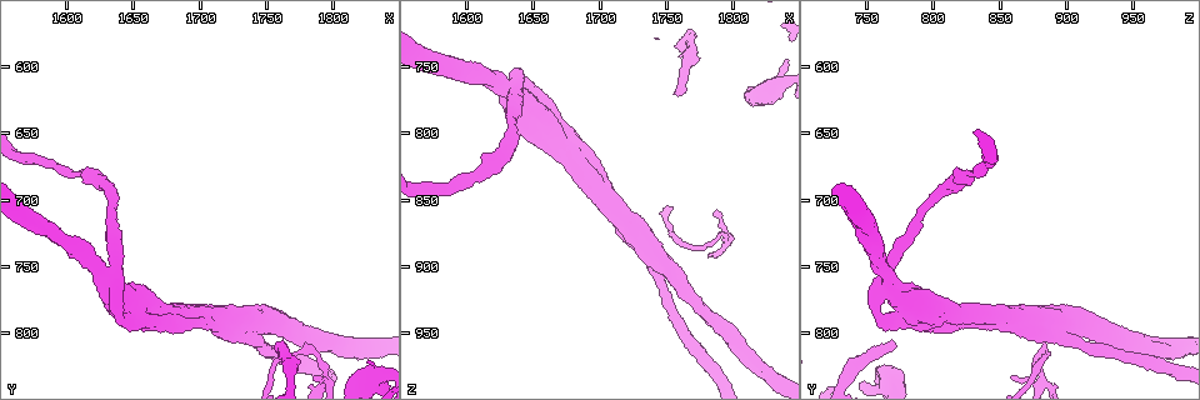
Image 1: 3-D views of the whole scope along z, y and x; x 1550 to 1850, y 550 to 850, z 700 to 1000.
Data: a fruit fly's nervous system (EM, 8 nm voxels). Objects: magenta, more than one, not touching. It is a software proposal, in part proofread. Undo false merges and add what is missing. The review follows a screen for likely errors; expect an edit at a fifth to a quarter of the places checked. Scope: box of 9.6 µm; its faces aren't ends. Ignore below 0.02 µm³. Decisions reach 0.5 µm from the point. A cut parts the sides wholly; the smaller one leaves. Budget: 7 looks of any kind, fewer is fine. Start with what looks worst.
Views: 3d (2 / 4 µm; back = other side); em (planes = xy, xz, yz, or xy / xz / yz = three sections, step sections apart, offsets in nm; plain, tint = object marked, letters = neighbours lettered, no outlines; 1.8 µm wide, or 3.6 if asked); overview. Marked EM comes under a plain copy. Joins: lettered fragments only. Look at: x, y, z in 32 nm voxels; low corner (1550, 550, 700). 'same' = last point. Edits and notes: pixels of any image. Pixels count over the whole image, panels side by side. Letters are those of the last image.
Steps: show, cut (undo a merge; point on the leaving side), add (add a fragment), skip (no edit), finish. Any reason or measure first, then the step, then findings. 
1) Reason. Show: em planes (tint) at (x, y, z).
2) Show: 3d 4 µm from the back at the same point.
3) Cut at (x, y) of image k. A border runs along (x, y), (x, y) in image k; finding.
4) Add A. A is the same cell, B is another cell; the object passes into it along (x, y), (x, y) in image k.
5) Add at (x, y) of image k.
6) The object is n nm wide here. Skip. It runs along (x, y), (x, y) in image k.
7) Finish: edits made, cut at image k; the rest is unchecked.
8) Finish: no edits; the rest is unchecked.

An open end. Show: em xy step 16 (tint) at (1758, 808, 772).

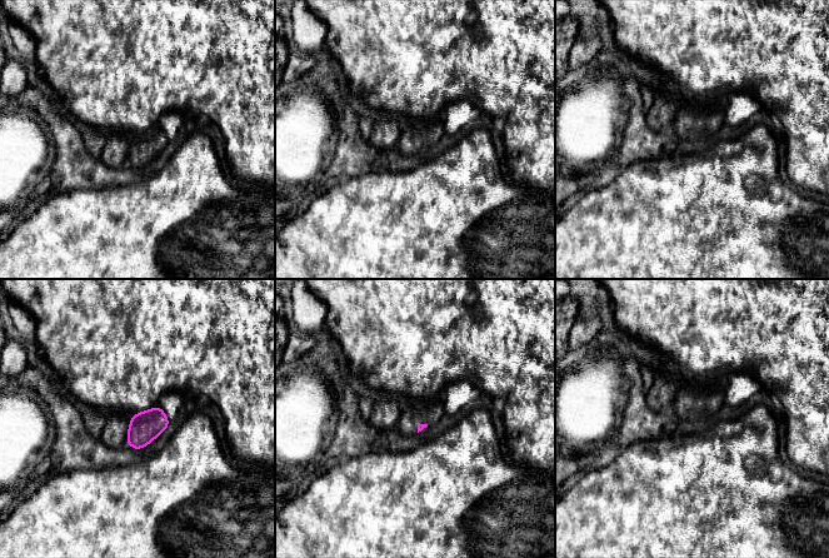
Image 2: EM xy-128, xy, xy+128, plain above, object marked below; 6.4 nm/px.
Show: em planes (letters) at the same point.

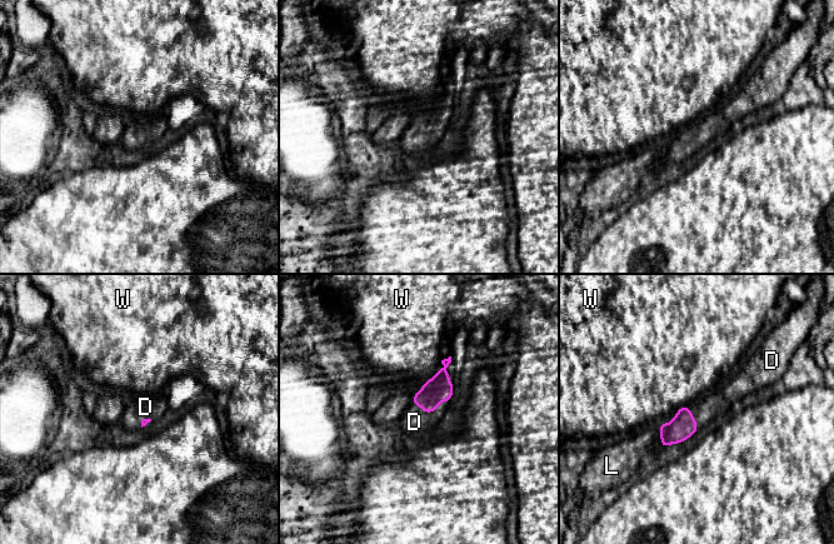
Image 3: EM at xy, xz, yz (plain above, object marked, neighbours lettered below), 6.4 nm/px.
Add D. D is the same cell, L and W are other cells; the object passes into it along (439, 389), (422, 409), (414, 422) in image 3; the neuron continues.

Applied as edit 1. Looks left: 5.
Redraw. Show: overview.

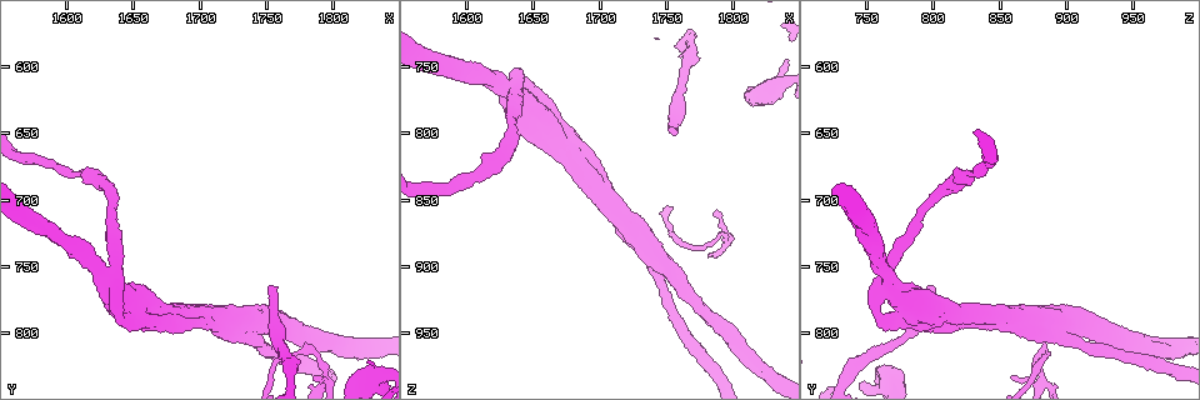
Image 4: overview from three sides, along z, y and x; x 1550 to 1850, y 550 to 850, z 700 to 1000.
Three-way junction. Show: em 3.6 µm planes (tint) at (1736, 800, 896).

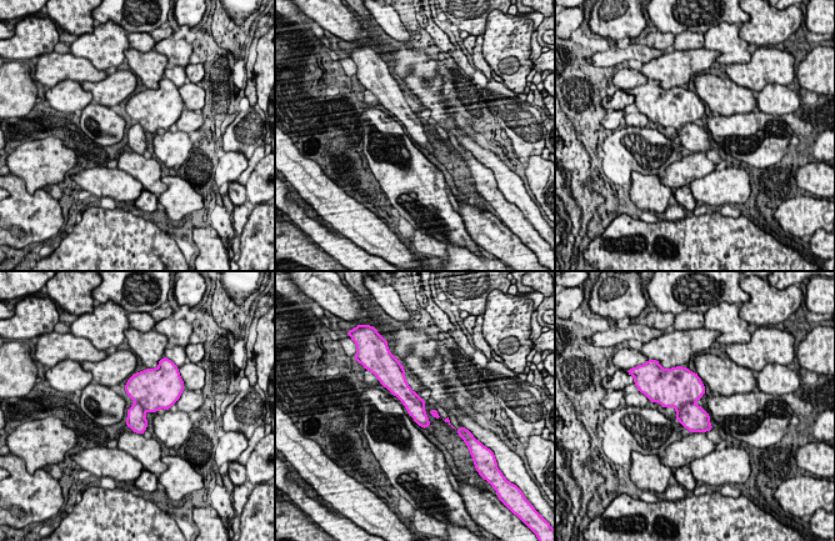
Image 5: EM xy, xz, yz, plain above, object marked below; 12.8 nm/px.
See the neighbours. Show: em 3.6 µm planes (letters) at the same point.

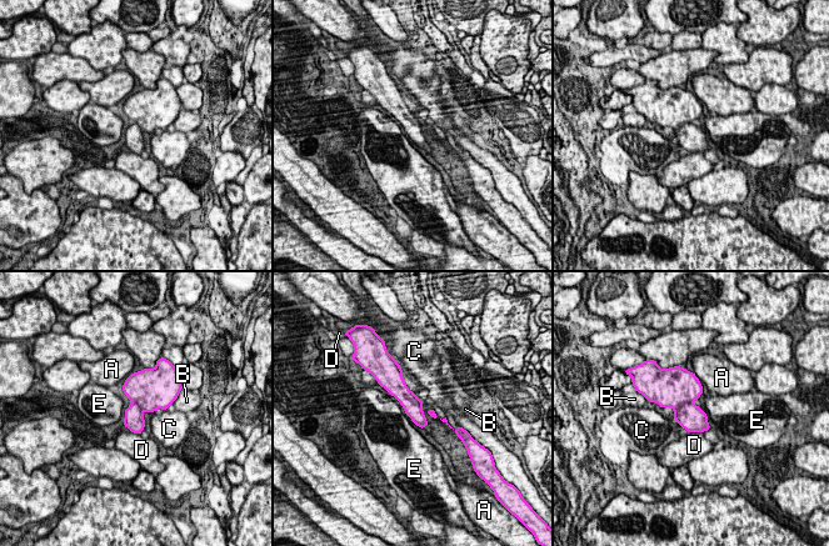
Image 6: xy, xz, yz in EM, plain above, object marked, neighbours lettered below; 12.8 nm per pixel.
The object is 240 nm wide here. Cut at (689, 416) of image 6. A, B, C, D and E are other cells; the part that leaves runs along (390, 384), (411, 405), (423, 424) in image 6; two neurons meet here.

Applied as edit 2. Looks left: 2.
Finish: edits made, add at image 3, cut at image 6; the rest is unchecked.

